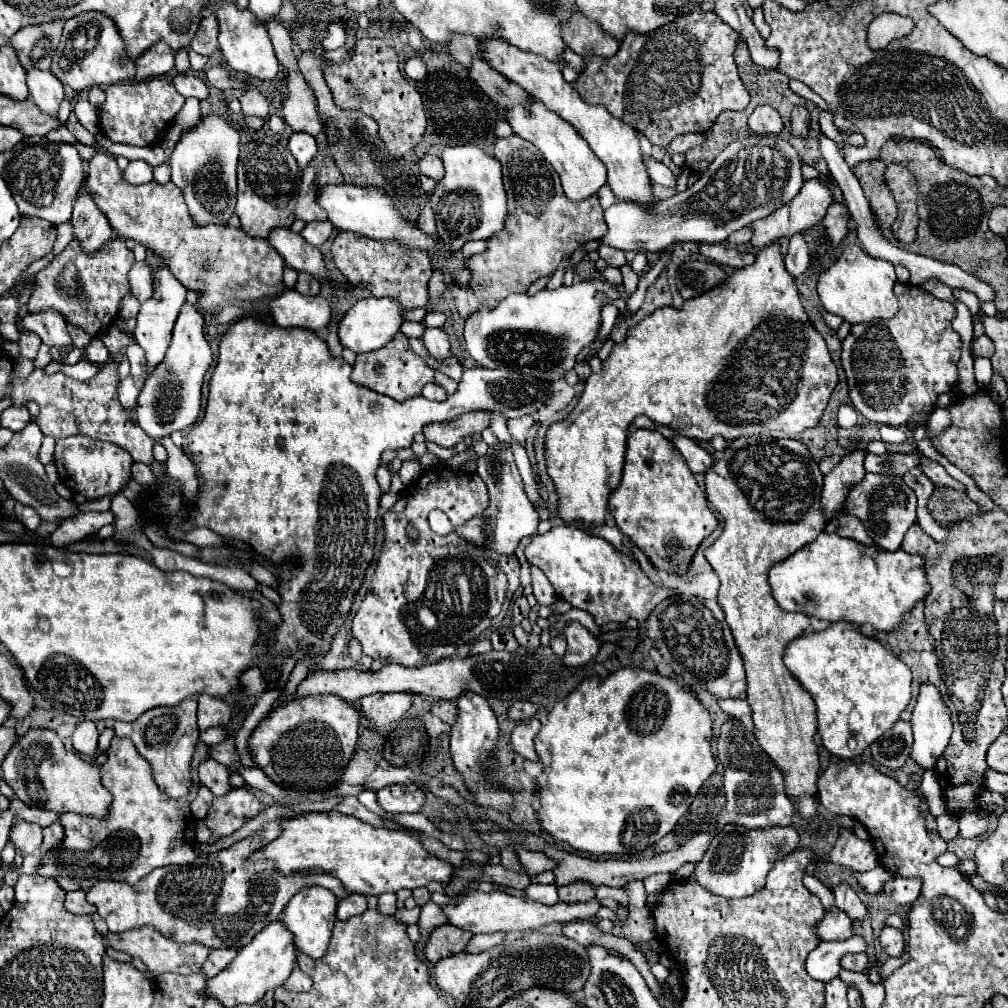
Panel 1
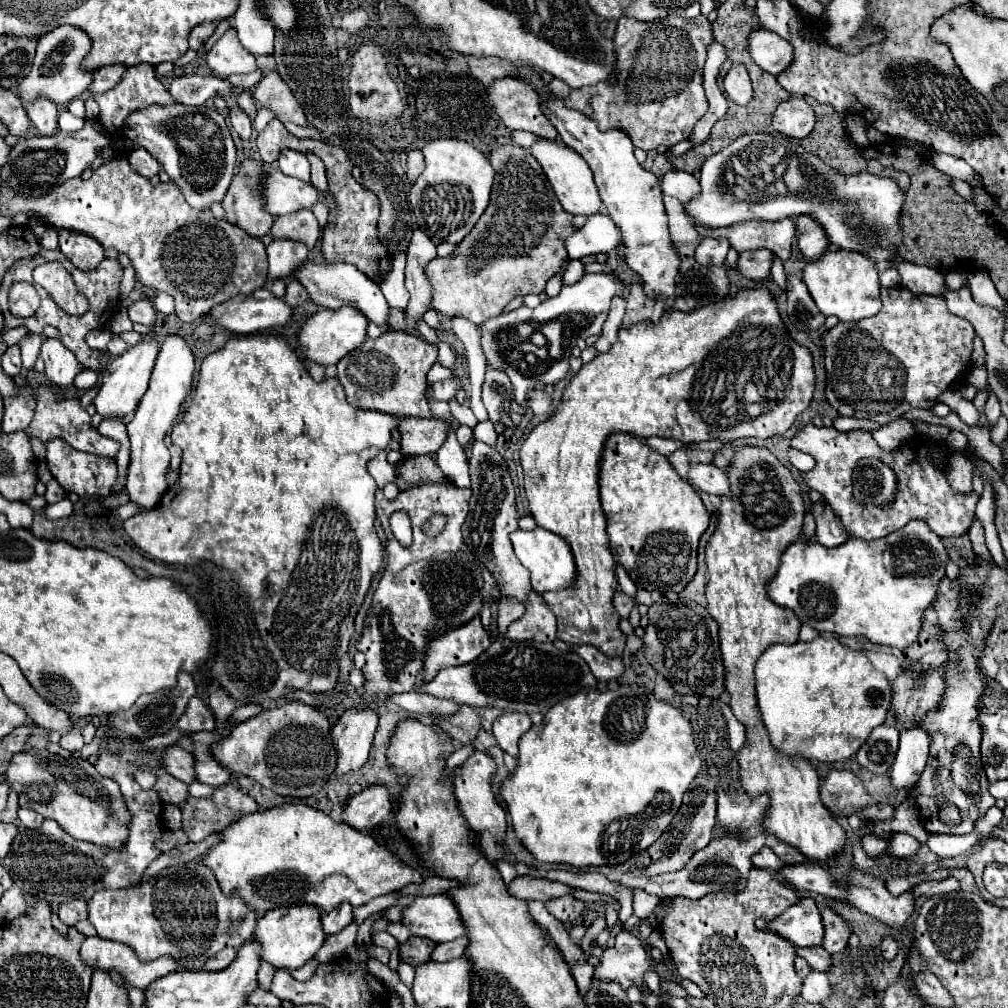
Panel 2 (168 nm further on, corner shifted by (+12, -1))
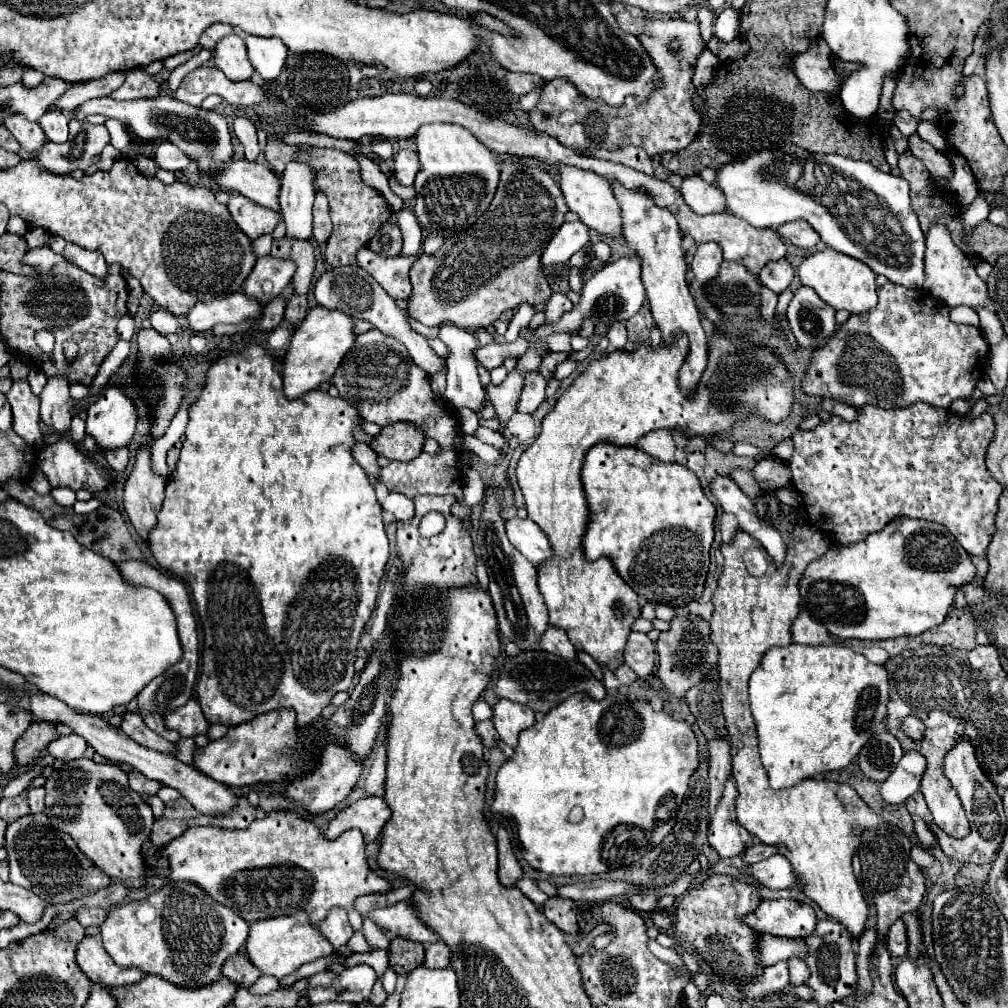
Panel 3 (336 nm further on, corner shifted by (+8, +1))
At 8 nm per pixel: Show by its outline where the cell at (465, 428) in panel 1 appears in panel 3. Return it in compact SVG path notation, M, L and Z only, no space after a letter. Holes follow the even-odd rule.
M397 422L381 428L381 432L373 438L369 446L379 456L407 462L421 454L423 442L425 442L425 436L419 428L413 428L411 424L405 424L405 422Z

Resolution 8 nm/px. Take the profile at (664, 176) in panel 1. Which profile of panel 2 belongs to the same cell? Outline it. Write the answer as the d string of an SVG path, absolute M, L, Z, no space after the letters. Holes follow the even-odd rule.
M669 170L665 176L661 176L659 182L663 194L675 196L679 202L687 202L699 194L699 180L683 170Z

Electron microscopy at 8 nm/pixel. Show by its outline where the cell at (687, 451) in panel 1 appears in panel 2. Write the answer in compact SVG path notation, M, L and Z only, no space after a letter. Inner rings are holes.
M689 464L687 466L687 478L703 492L713 496L731 494L729 480L721 468L715 464Z

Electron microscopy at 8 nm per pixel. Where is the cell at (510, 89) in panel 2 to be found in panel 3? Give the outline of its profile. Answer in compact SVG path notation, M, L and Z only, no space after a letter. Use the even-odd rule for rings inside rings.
M683 18L649 20L639 40L643 42L655 66L663 72L663 88L659 88L659 92L645 104L637 106L633 98L627 98L623 106L609 106L603 100L589 100L581 96L567 80L551 80L541 92L537 110L529 114L531 126L557 138L563 146L577 152L595 148L613 152L627 144L643 148L649 156L683 150L695 138L701 126L701 116L691 104L695 92L691 82L693 68L699 52L705 46L699 36L699 24L687 22Z

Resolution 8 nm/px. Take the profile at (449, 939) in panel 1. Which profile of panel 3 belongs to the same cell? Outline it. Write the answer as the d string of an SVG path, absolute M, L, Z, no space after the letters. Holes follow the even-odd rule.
M393 938L389 944L389 966L395 970L395 974L409 974L423 964L423 958L423 944L405 938Z

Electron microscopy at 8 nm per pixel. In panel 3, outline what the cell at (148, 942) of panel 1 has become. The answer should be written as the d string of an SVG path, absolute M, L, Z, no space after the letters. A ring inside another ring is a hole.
M85 936L75 952L75 962L83 970L83 974L101 986L125 986L139 982L145 974L137 968L121 968L103 948L101 936Z

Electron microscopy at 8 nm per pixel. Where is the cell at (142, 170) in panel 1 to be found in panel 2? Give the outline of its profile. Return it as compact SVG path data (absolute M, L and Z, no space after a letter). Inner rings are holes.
M145 148L133 150L131 156L129 156L129 162L131 162L131 168L137 170L137 174L145 176L145 178L159 174L159 170L161 170L161 164Z

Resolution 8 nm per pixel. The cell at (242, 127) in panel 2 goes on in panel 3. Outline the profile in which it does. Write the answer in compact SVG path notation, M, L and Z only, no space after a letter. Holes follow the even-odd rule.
M239 116L233 122L233 132L239 138L239 142L245 146L245 160L249 160L249 162L257 160L261 150L259 150L259 144L257 144L257 132L255 132L253 122L245 116Z

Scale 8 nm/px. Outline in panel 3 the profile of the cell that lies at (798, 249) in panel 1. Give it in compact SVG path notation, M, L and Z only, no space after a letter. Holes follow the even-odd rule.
M801 286L795 292L787 318L797 344L803 348L823 346L837 330L835 310L829 304L823 304L823 300L819 300L819 296L807 286Z

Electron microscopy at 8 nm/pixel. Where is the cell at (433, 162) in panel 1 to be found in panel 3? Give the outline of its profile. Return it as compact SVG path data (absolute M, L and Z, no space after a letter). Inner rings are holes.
M403 148L393 156L393 174L395 180L403 186L413 186L415 174L419 170L419 160L417 160L417 152Z

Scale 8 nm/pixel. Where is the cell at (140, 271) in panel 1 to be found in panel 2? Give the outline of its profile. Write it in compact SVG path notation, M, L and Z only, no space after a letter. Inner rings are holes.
M143 296L141 300L133 302L129 306L129 318L131 318L131 322L139 322L139 324L151 326L155 322L155 308L153 308L151 298Z

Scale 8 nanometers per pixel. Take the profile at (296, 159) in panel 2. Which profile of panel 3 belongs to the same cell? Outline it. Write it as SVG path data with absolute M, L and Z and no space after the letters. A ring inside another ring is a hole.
M289 162L281 176L279 206L289 238L311 238L311 206L315 198L313 178L313 170L301 162Z

